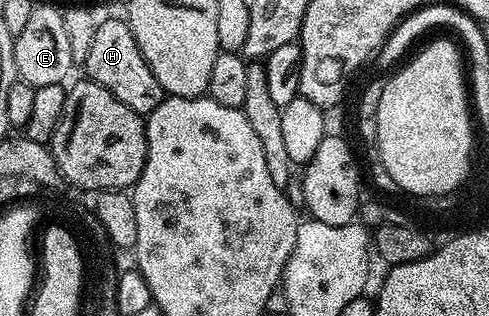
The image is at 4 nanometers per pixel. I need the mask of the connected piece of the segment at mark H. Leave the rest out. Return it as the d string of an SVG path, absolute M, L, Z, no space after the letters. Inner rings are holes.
M104 18L101 26L97 26L97 35L89 46L89 54L81 61L81 64L82 67L87 67L86 79L109 90L109 94L113 94L117 102L125 102L129 110L146 118L150 112L157 110L159 104L163 103L165 93L161 82L157 82L153 70L149 70L149 62L145 62L126 19L115 19Z

